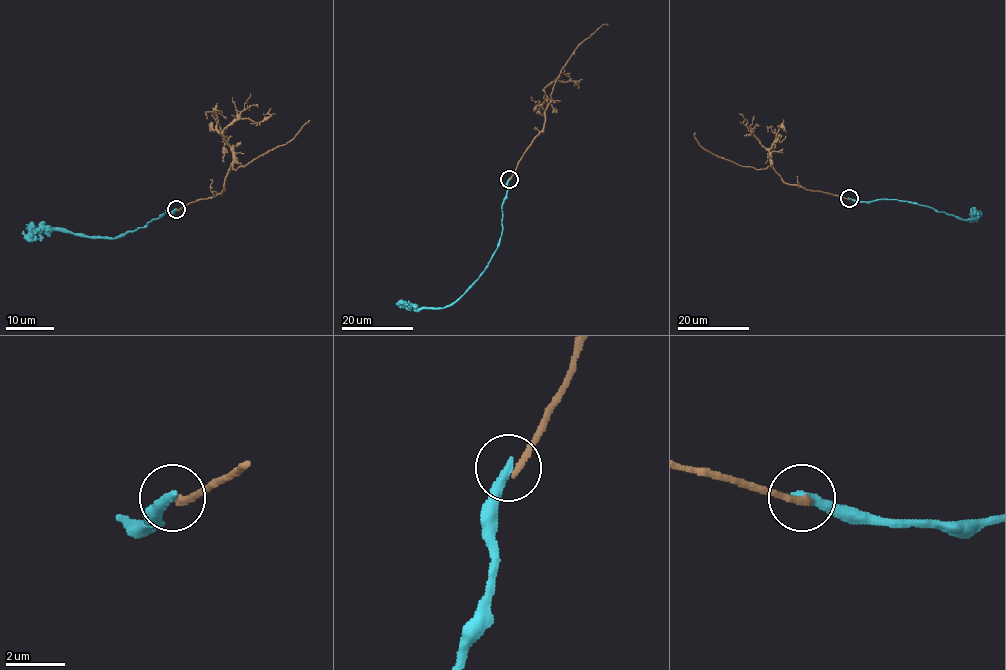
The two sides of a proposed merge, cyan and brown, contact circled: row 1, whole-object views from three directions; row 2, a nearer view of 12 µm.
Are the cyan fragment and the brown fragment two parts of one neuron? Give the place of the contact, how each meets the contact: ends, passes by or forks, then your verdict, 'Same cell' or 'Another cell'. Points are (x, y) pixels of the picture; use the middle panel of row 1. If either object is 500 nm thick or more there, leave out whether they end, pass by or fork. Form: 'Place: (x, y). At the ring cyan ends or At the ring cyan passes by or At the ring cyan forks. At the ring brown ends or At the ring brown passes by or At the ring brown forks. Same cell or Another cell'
Place: (509, 179). At the ring cyan ends. At the ring brown ends. Another cell

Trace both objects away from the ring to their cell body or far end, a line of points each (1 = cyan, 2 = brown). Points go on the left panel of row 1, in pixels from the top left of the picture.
1: (176, 210), (172, 213), (166, 210), (144, 227), (114, 238), (46, 229), (27, 235), (23, 230)
2: (176, 210), (224, 190), (224, 177), (232, 165), (235, 170), (286, 144), (309, 120)

